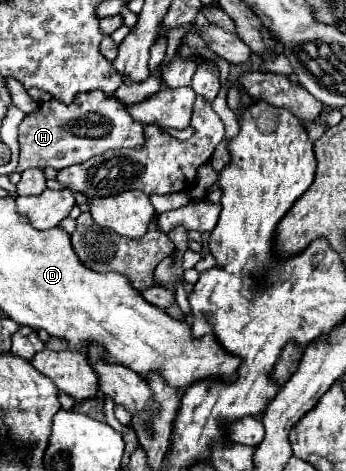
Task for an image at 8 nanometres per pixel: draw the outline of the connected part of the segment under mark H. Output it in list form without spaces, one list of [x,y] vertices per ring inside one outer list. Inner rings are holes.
[[[87,92],[75,96],[71,104],[63,104],[61,100],[47,100],[41,104],[39,110],[27,114],[19,126],[19,144],[21,144],[21,156],[19,156],[19,172],[27,168],[67,168],[73,164],[79,164],[83,160],[89,160],[91,156],[103,154],[105,150],[113,148],[139,148],[143,146],[143,124],[131,118],[131,114],[125,110],[125,104],[115,96],[103,96],[103,92]]]

